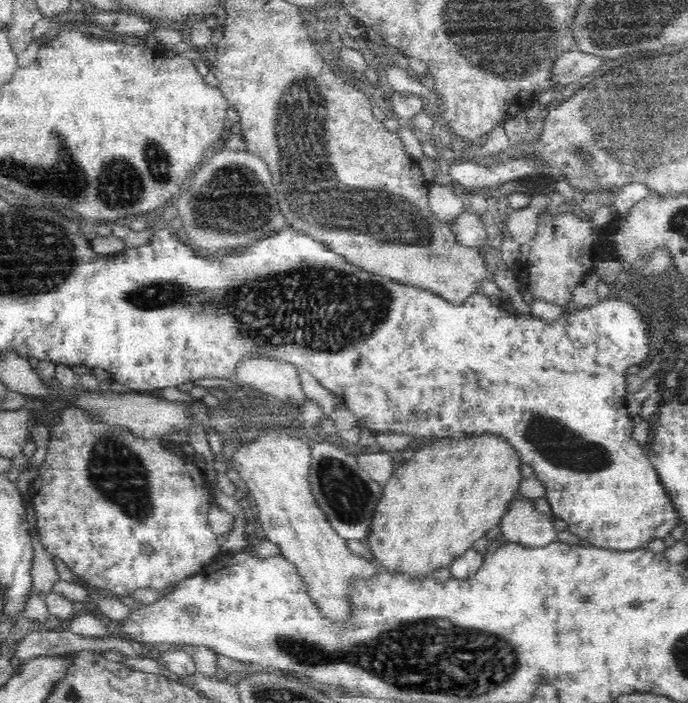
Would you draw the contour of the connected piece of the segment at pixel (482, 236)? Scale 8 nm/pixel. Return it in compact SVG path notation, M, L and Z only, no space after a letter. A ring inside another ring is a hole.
M469 208L450 224L458 244L464 247L481 247L488 243L486 228L478 213Z

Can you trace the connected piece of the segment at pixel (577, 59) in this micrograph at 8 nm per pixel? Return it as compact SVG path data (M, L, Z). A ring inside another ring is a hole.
M576 48L566 50L552 62L550 81L555 86L580 83L580 80L588 80L590 76L594 76L594 72L601 68L602 64L606 64L602 57L580 52Z

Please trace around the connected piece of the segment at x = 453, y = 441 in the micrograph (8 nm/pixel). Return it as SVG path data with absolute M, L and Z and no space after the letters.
M494 433L434 438L431 444L417 450L404 465L396 466L373 512L365 544L382 571L408 573L414 578L428 577L436 570L450 567L450 562L472 547L488 530L499 526L508 512L513 496L522 482L518 451L502 436Z

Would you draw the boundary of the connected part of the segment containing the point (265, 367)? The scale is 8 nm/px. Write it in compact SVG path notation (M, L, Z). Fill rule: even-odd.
M247 357L243 359L236 368L234 378L243 384L248 384L255 391L270 395L274 401L296 406L301 410L301 406L306 402L306 395L302 390L297 369L294 365L266 357Z

